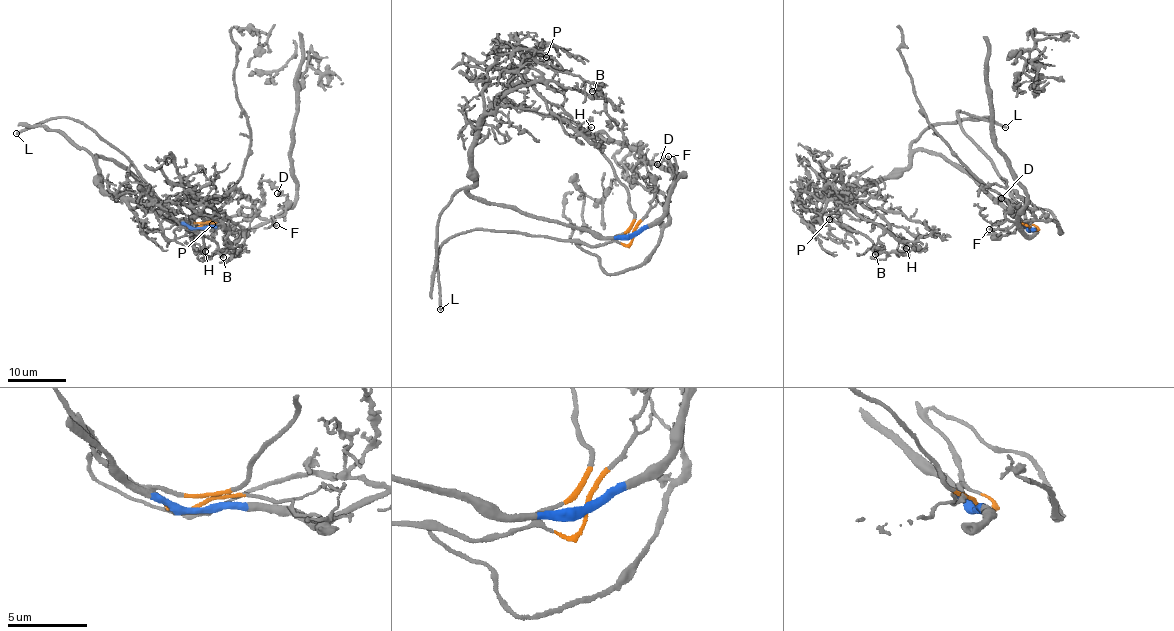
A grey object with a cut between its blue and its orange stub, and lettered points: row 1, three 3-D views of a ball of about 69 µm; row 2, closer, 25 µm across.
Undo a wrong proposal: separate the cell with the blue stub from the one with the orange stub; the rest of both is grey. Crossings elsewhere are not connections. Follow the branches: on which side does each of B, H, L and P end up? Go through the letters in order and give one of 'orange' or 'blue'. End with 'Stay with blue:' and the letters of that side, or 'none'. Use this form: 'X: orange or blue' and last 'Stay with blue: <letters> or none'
B: blue
H: blue
L: orange
P: blue
Stay with blue: B, H, P

